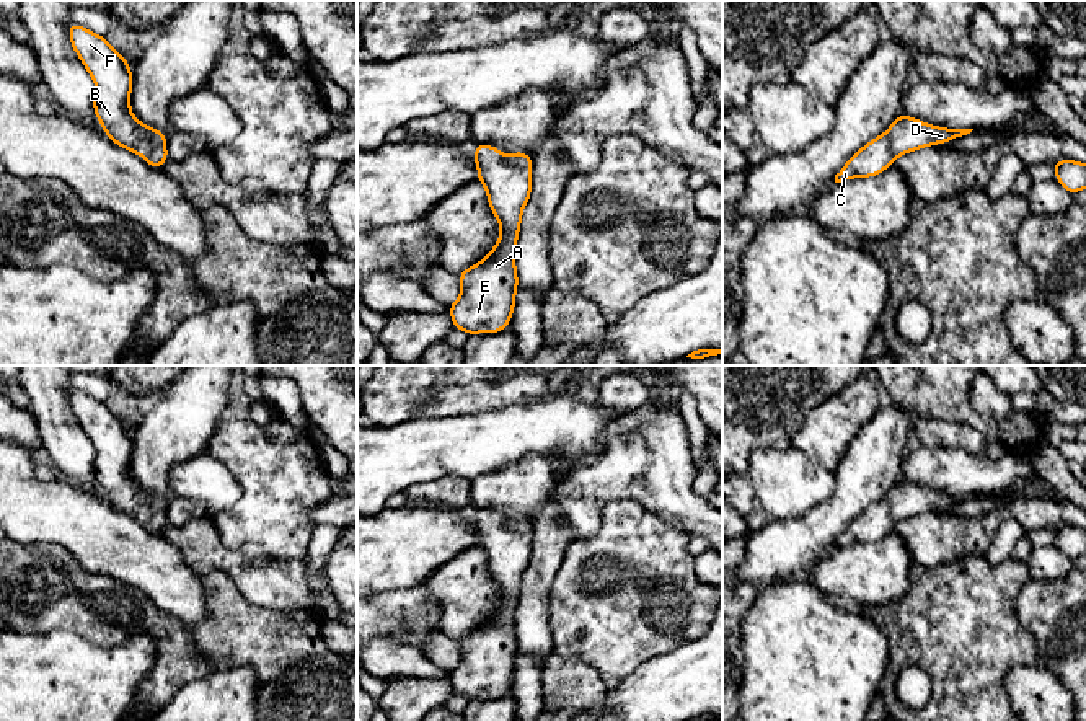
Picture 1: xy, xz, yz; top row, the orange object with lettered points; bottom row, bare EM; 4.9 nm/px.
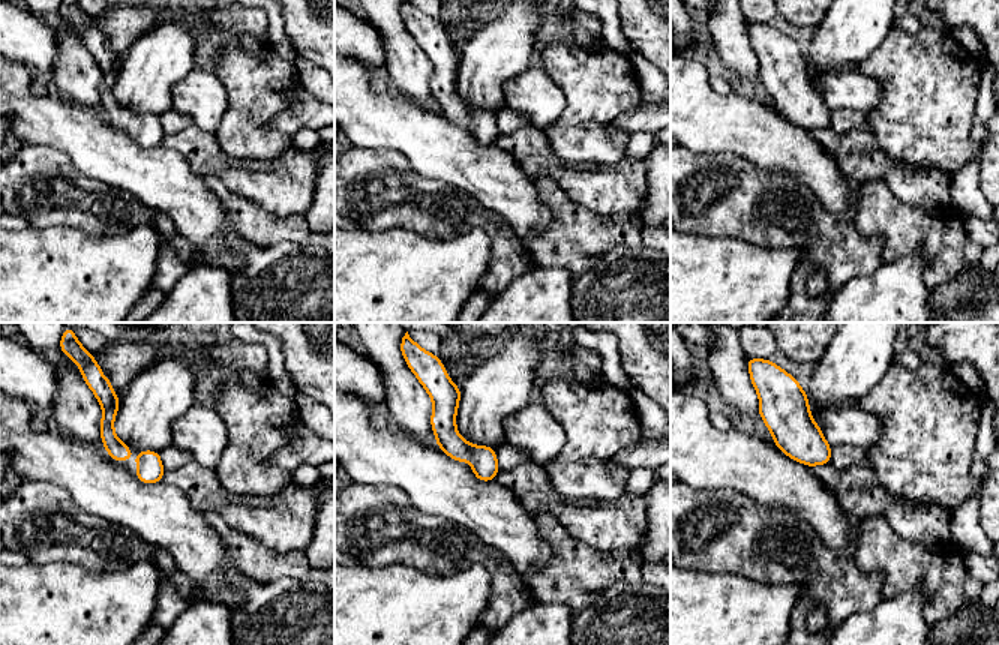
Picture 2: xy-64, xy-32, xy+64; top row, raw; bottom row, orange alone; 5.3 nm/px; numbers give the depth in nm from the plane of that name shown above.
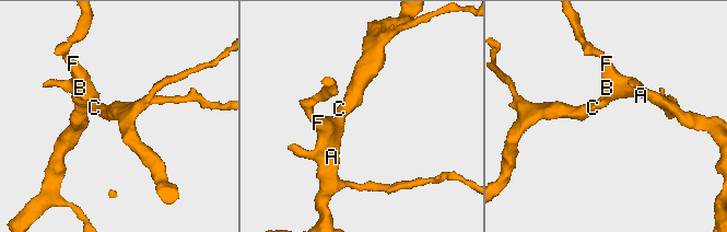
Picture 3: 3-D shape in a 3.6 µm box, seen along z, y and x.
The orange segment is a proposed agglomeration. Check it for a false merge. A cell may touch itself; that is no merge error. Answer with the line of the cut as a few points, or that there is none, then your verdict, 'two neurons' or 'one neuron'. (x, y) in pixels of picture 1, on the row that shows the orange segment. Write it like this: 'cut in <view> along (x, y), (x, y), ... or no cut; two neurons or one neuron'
no cut; one neuron

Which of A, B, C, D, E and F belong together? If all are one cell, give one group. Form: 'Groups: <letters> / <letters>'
Groups: A B C D E F

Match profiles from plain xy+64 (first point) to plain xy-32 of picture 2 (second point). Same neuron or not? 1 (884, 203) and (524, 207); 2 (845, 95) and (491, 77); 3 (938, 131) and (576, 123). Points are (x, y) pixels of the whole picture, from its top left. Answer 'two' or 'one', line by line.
1: two
2: two
3: one

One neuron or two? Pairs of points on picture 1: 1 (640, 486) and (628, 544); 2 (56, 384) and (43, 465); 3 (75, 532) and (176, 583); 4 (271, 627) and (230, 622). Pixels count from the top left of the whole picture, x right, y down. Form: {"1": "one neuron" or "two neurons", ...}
{"1": "two neurons", "2": "two neurons", "3": "one neuron", "4": "one neuron"}

